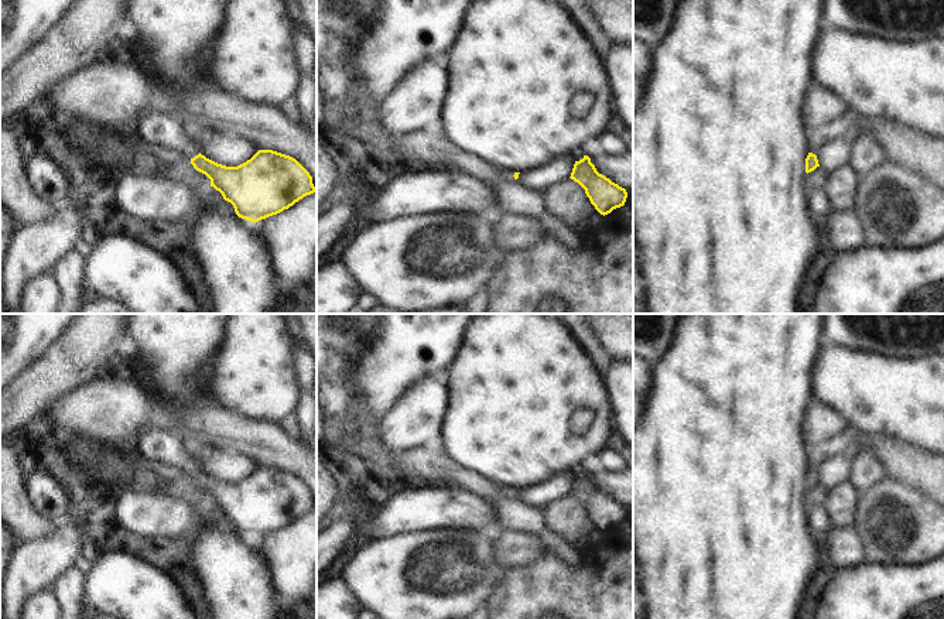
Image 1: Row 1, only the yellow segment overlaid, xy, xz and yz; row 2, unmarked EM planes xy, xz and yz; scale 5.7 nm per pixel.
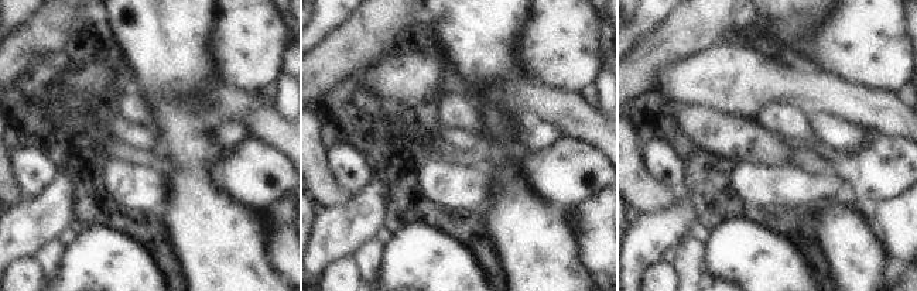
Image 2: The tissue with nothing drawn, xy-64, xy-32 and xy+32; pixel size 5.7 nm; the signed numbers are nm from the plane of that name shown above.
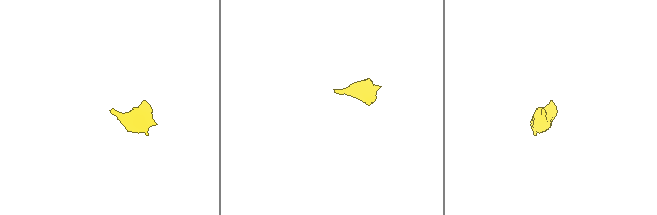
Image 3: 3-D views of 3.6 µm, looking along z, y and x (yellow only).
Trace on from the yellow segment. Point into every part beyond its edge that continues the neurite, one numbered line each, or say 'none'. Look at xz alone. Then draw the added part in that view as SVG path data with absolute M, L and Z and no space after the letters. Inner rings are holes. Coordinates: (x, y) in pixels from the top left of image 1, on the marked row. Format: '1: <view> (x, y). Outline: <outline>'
1: xz (503, 174). Outline: M499 168L497 177L503 181L514 181L514 172Z

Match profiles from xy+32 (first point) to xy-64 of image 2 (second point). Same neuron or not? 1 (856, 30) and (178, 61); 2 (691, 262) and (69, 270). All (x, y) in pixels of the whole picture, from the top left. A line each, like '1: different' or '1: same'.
1: different
2: different

